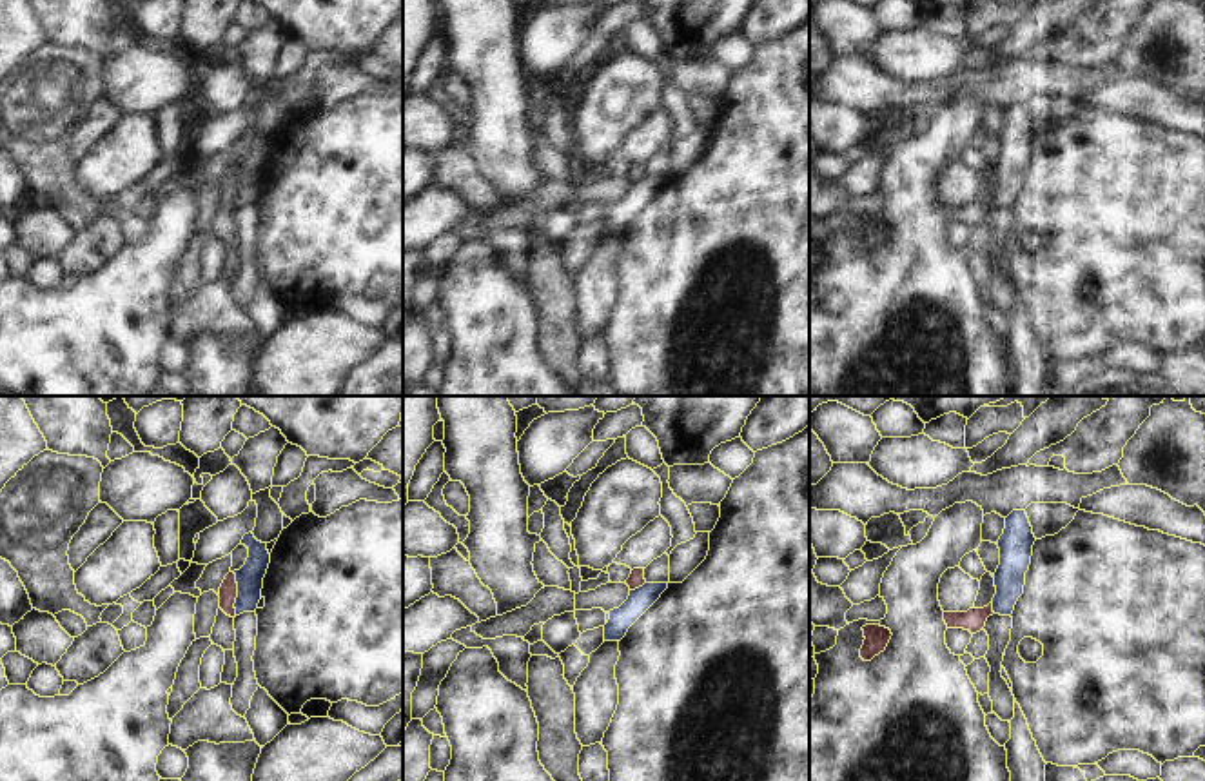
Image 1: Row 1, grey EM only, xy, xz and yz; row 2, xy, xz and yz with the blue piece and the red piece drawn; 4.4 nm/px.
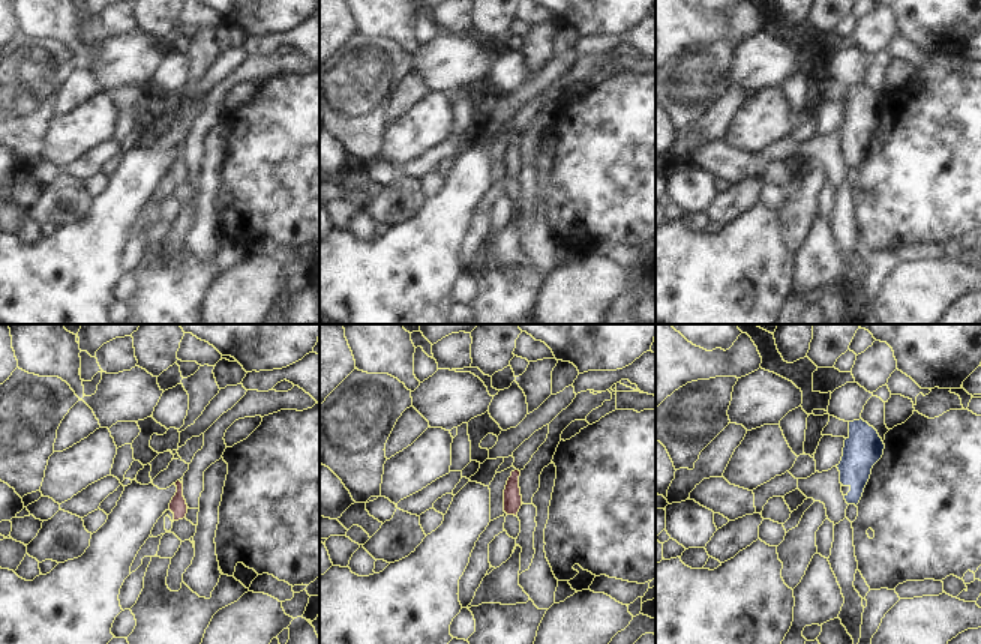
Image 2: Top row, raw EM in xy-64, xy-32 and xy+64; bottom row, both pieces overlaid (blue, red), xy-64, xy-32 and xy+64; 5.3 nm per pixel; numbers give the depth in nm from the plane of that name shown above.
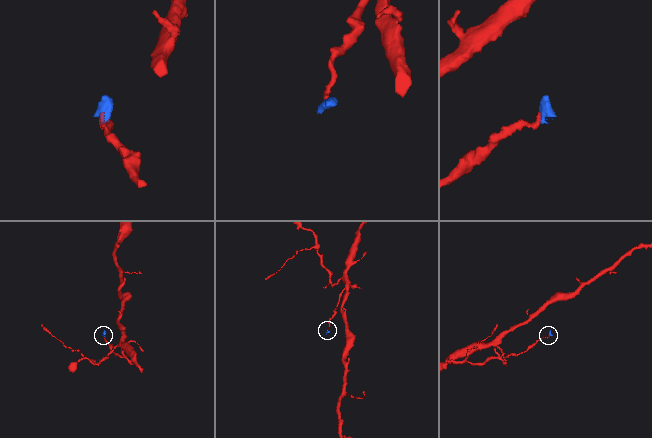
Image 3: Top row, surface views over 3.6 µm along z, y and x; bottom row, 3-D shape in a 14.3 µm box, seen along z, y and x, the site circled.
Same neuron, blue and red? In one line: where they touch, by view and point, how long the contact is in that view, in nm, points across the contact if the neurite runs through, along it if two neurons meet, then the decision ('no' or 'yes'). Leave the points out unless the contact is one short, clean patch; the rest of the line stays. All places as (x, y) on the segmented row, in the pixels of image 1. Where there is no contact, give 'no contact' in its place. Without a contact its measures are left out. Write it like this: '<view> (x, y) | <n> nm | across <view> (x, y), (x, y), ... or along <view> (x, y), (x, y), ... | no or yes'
xy (238, 594) | 190 nm | along xy (233, 573), (236, 614) | no

